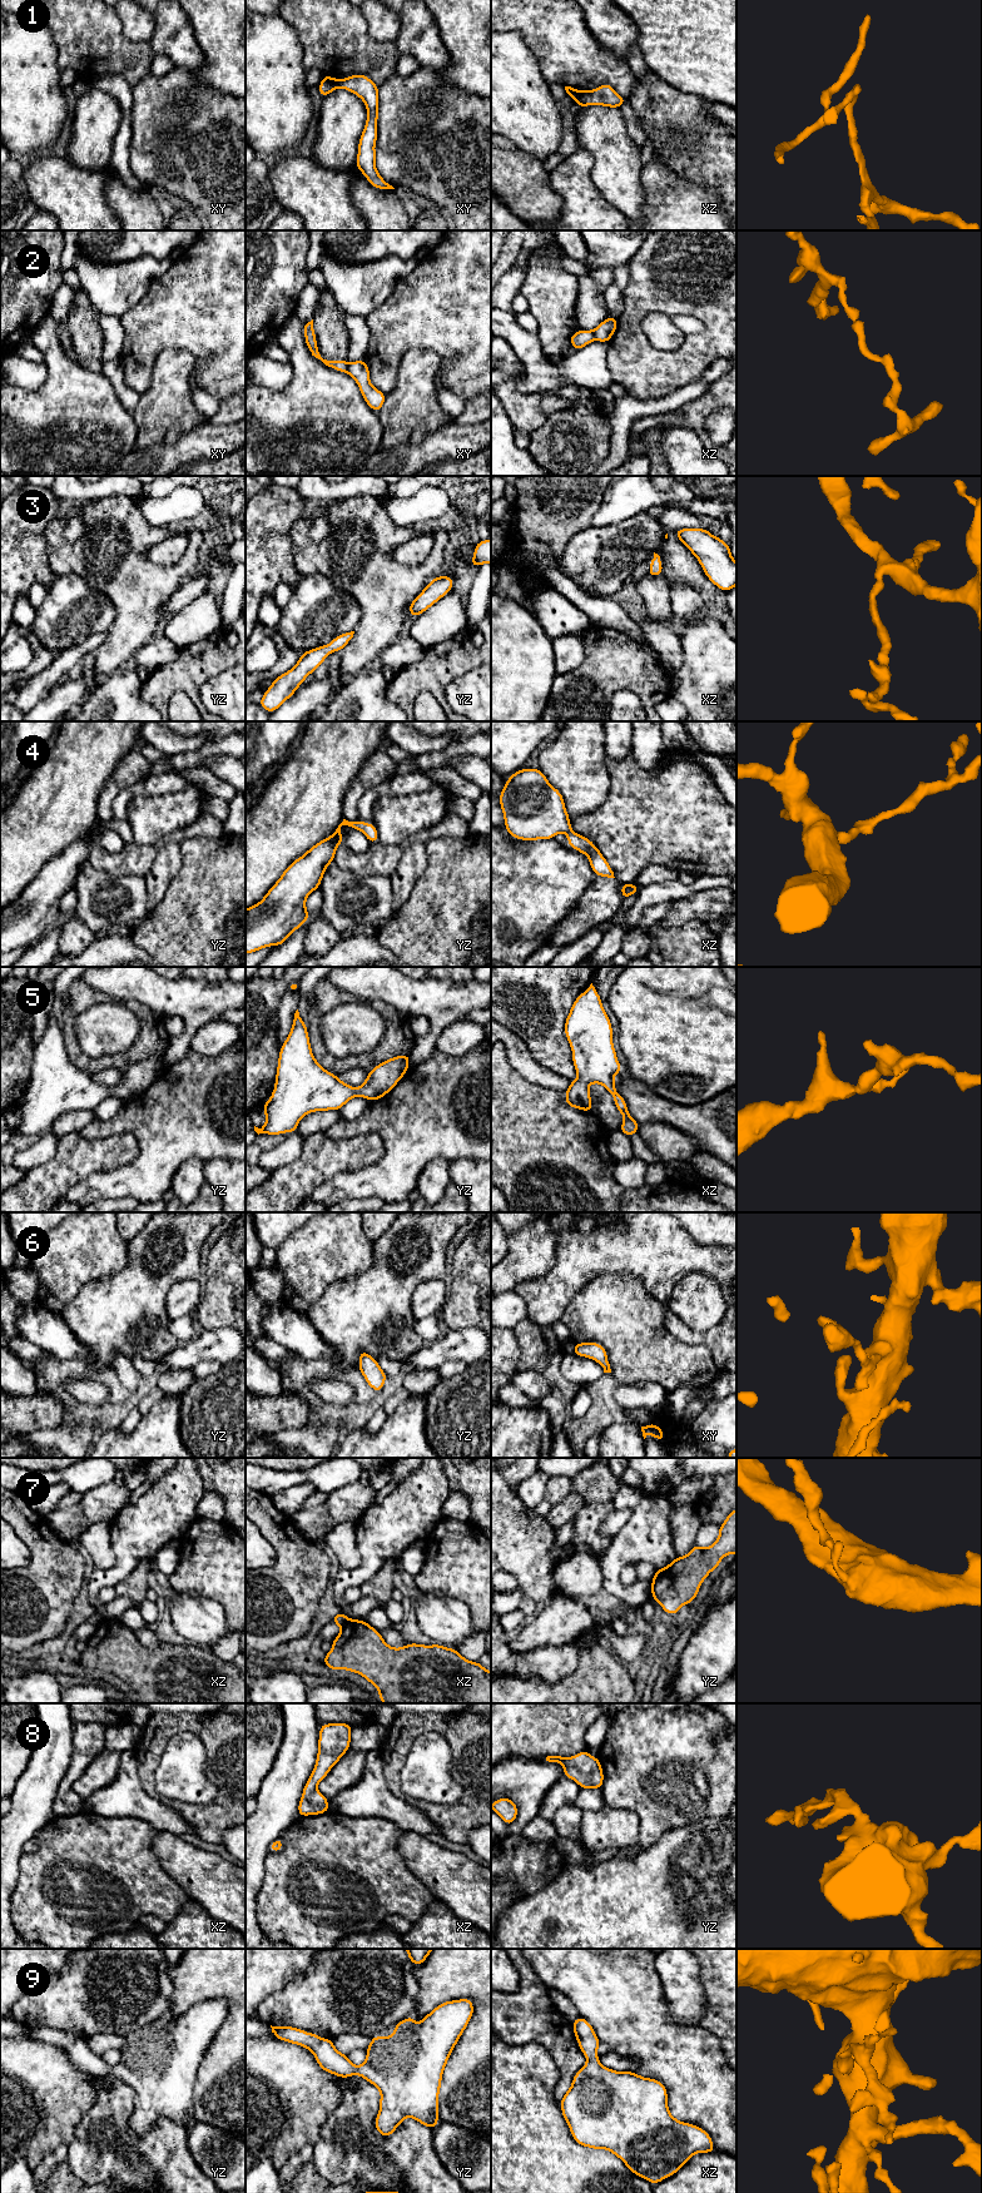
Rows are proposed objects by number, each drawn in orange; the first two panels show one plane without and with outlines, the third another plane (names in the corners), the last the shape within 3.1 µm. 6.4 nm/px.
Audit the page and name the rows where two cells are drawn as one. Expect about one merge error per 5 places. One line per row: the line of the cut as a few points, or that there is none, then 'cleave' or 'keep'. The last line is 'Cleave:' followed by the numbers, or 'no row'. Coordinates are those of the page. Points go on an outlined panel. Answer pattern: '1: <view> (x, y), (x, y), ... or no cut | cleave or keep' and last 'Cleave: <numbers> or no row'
1: xz (583, 92), (576, 100) | cleave
2: xy (348, 363), (346, 371) | cleave
3: no cut | keep
4: no cut | keep
5: no cut | keep
6: no cut | keep
7: xz (348, 1620), (342, 1627) | cleave
8: no cut | keep
9: no cut | keep
Cleave: 1, 2, 7

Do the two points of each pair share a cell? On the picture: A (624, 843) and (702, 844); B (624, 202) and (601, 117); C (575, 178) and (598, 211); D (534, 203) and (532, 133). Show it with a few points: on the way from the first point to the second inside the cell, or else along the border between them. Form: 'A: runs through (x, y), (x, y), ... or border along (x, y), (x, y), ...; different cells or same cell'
A: runs through (643, 843), (683, 843); same cell
B: runs through (619, 180), (616, 157), (606, 138); same cell
C: runs through (575, 185), (590, 203); same cell
D: border along (517, 149), (532, 154), (542, 162); different cells

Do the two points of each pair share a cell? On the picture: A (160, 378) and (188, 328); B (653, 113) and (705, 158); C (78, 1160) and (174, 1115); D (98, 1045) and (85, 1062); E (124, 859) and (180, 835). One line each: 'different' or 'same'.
A: different
B: same
C: different
D: different
E: same

